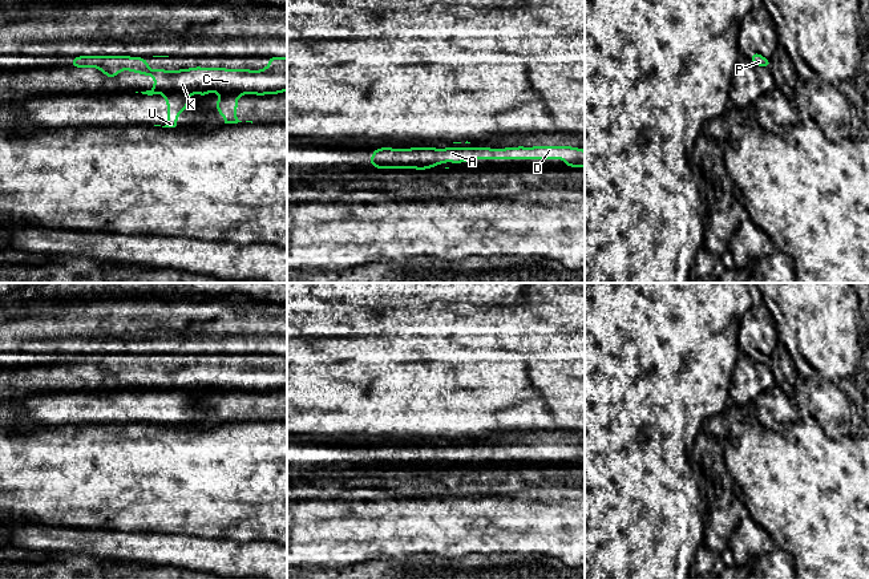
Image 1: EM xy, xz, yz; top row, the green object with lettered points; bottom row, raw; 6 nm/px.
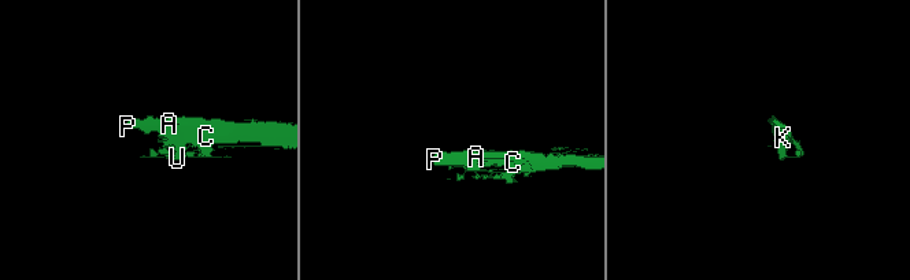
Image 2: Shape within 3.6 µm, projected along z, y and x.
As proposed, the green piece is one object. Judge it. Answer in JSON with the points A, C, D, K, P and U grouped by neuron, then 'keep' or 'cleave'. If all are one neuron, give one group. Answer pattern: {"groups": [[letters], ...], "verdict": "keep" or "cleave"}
{"groups": [["A", "C", "D", "K", "P", "U"]], "verdict": "keep"}

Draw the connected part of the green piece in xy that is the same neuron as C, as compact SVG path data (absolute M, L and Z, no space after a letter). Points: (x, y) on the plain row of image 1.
M77 353L72 355L72 365L97 365L108 376L114 376L121 368L142 373L153 373L151 388L142 392L163 392L167 401L167 420L162 425L175 425L182 408L189 408L187 396L201 392L203 396L215 389L221 393L215 398L217 409L225 421L242 420L237 414L238 396L242 392L280 392L287 389L287 355L270 353L268 364L251 367L203 365L166 368L150 367L149 359L137 353Z

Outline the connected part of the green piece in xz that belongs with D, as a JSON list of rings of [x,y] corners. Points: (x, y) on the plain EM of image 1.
[[[516,444],[492,445],[423,445],[411,446],[379,445],[373,446],[369,462],[377,469],[383,465],[399,467],[401,465],[429,467],[440,461],[464,461],[469,457],[563,457],[565,465],[585,465],[585,448],[574,444]]]

